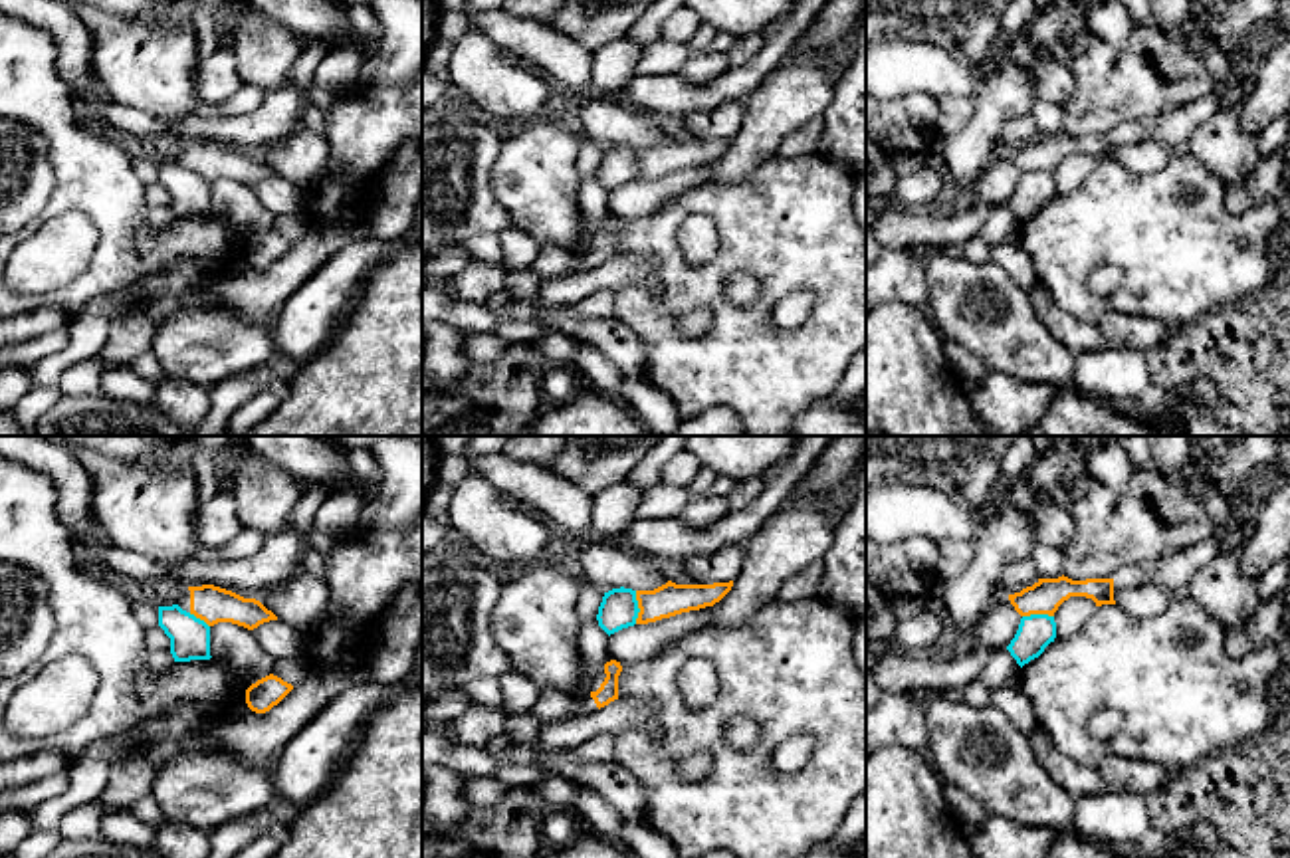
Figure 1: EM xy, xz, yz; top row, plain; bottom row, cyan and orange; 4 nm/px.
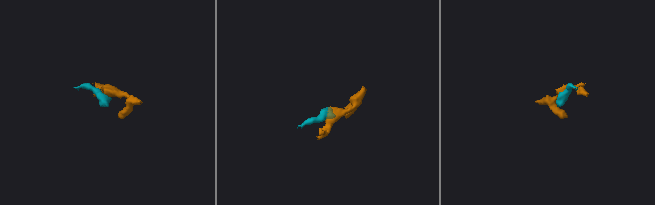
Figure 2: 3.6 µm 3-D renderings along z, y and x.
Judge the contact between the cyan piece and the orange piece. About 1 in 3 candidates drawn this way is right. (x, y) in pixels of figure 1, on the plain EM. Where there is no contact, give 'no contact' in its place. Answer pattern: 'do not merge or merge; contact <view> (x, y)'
do not merge; contact xz (637, 163)

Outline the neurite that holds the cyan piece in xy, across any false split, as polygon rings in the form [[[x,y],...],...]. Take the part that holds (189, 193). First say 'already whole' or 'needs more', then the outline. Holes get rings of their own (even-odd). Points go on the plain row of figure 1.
already whole; [[[178,161],[159,162],[159,182],[170,194],[174,218],[210,216],[210,182]]]

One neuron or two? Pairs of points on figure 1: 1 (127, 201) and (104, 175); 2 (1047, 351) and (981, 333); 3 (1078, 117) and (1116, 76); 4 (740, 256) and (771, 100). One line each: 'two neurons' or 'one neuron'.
1: one neuron
2: one neuron
3: one neuron
4: two neurons

